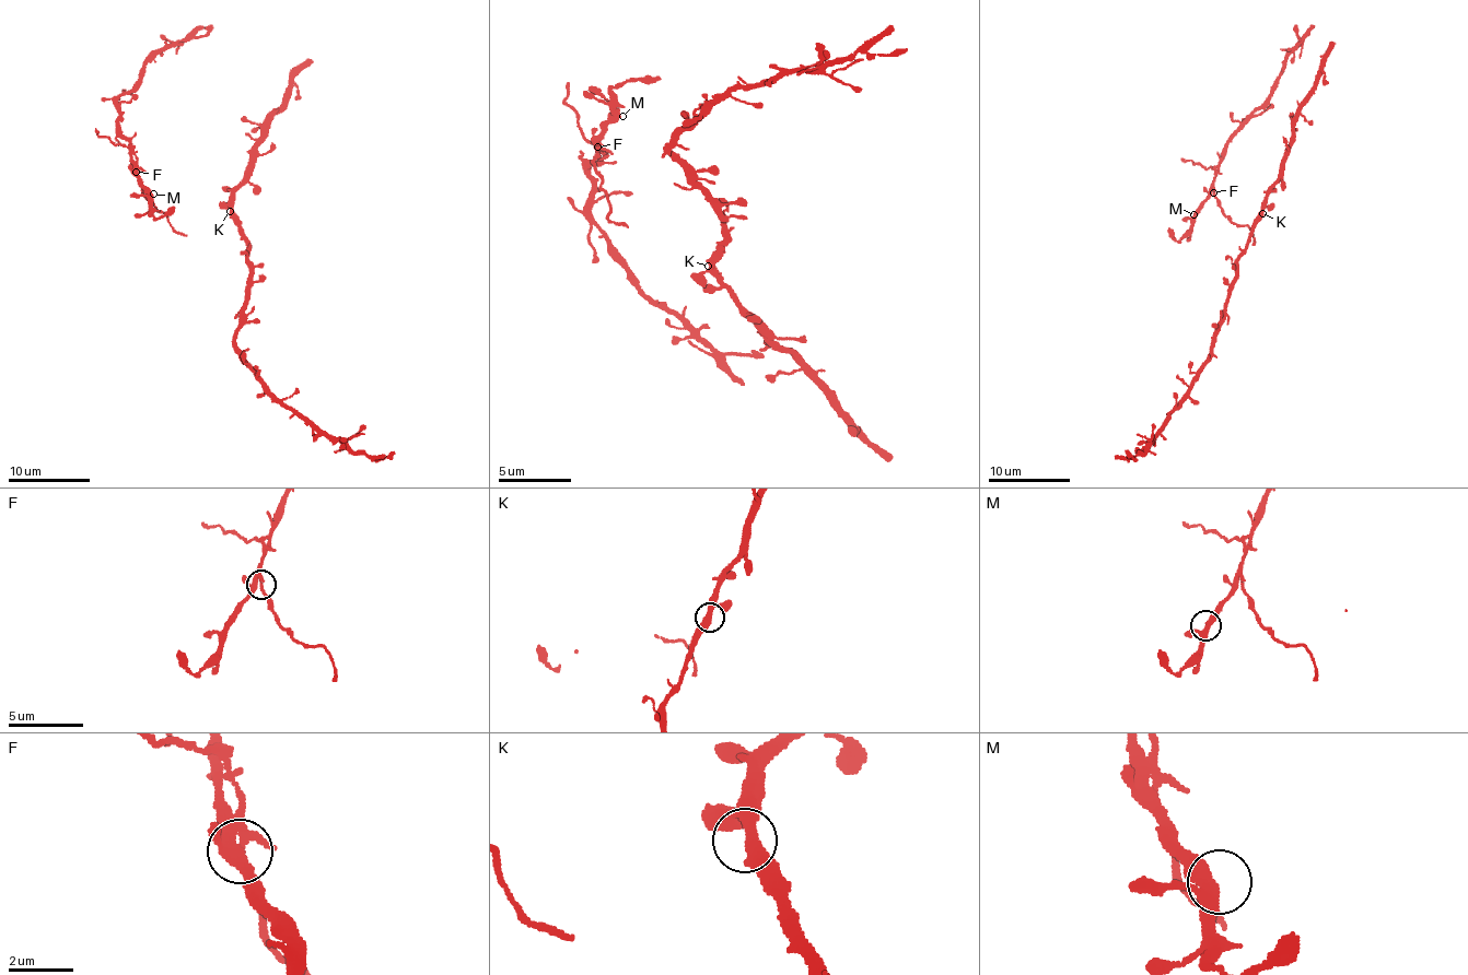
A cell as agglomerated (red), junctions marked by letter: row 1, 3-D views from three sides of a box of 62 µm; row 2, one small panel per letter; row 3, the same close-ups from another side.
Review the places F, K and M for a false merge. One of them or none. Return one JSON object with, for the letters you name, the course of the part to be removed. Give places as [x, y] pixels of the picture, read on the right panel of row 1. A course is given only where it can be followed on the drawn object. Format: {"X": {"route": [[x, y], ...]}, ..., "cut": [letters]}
{"F": {"route": [[1214, 192], [1224, 214], [1238, 226], [1249, 230], [1254, 245]]}, "cut": ["F"]}

